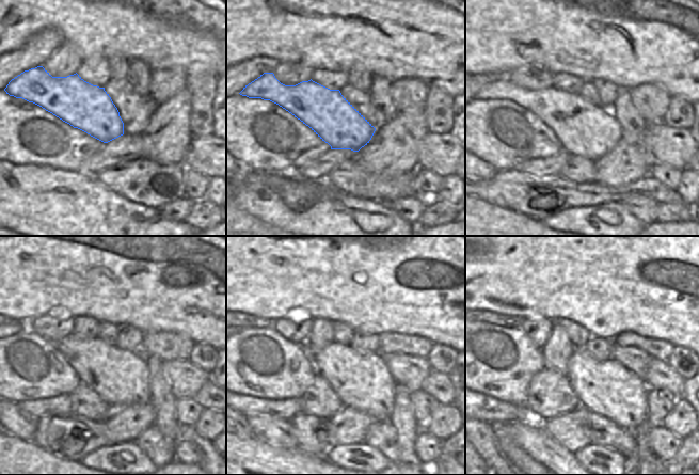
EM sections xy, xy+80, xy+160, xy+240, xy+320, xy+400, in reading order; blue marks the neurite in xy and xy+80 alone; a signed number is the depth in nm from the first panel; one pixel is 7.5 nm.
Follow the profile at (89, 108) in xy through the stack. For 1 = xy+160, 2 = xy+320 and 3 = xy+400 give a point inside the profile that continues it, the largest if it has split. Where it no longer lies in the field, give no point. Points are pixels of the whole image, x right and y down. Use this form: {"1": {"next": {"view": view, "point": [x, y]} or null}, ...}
{"1": {"next": {"view": "xy+160", "point": [589, 130]}}, "2": {"next": {"view": "xy+320", "point": [362, 381]}}, "3": {"next": {"view": "xy+400", "point": [607, 388]}}}

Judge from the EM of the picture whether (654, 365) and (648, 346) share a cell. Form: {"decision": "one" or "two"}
{"decision": "two"}

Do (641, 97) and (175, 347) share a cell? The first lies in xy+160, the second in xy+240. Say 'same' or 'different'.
same

